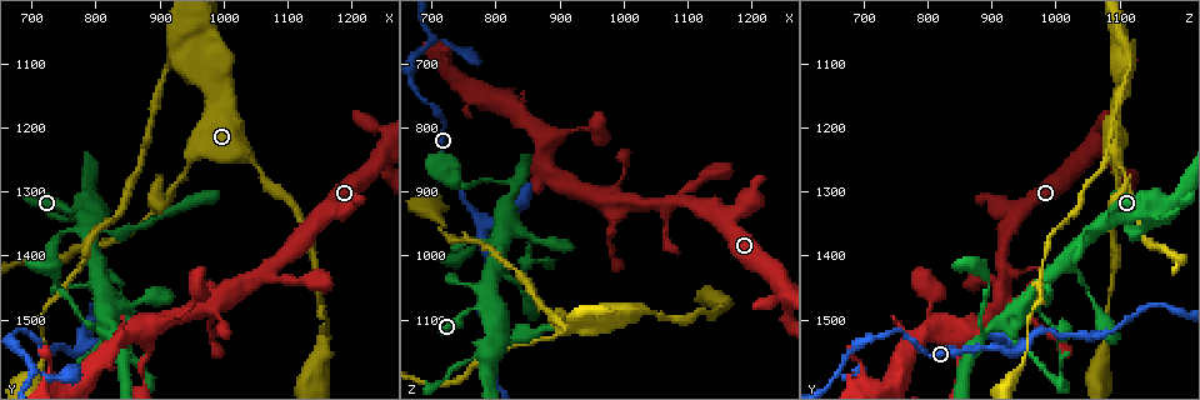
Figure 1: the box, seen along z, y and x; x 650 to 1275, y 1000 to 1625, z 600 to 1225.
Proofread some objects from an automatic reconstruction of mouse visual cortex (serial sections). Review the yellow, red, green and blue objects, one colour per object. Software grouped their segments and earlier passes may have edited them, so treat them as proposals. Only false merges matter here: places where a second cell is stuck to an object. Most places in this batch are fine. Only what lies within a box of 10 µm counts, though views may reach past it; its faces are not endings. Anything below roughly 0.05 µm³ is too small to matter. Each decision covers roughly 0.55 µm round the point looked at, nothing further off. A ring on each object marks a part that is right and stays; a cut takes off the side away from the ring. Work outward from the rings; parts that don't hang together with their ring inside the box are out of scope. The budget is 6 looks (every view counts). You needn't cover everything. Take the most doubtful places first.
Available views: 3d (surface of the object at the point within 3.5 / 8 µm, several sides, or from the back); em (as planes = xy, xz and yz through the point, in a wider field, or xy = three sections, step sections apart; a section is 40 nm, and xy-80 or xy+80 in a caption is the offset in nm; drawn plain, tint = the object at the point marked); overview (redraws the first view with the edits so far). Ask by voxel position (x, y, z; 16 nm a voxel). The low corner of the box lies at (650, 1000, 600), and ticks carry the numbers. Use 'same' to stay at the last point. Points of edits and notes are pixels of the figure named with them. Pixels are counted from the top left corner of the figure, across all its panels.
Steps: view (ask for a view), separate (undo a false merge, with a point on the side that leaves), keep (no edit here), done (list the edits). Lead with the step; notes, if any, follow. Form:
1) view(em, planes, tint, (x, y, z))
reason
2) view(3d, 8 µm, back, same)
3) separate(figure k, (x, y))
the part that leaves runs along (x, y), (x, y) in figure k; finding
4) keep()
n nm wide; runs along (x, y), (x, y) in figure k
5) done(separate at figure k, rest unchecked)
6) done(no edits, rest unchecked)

view(3d, 8 µm, (910, 1115, 1115))
sharp bend

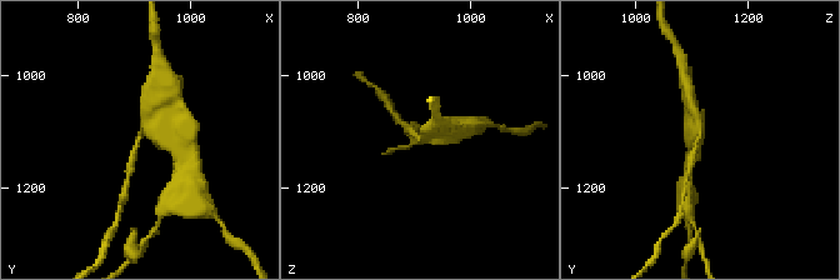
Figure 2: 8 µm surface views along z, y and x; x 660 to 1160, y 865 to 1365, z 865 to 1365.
view(3d, 3.5 µm, same)
zoom in

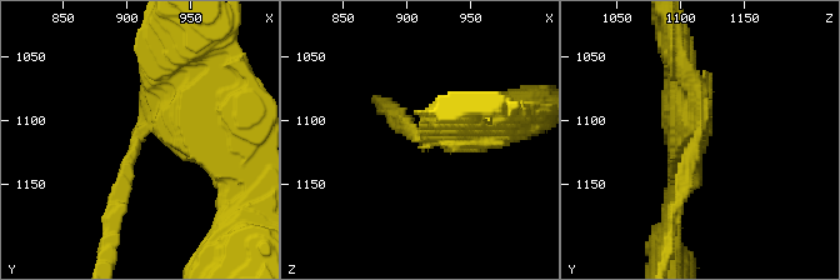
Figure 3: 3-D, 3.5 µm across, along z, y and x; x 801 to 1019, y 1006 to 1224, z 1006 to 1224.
view(em, xy, step 5, tint, (912, 1110, 1118))
arms of 200, 450 nm

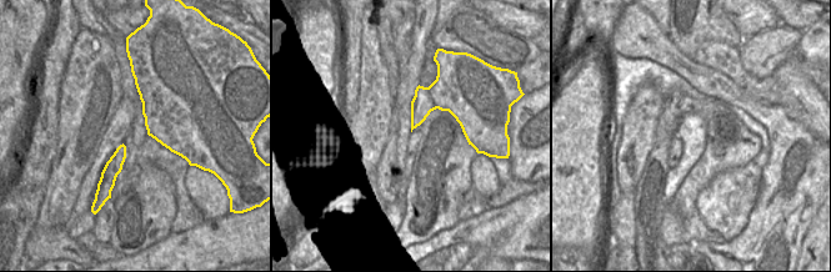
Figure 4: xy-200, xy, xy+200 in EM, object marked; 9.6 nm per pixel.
keep()
190 nm wide; runs along (215, 155), (189, 129), (146, 129), (116, 205) in figure 3; one cell here

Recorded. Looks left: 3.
view(3d, 3.5 µm, (705, 1580, 665))
three arms meet

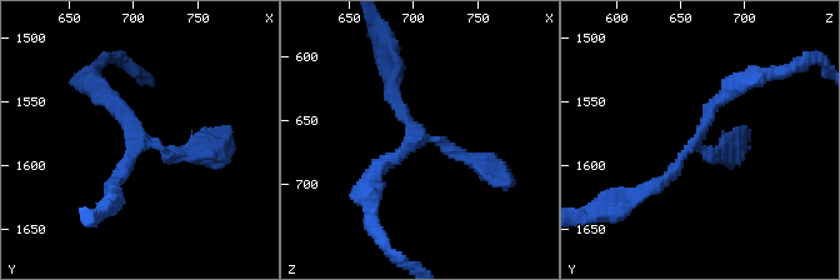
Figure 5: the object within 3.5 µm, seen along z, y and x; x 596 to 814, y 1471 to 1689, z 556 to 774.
view(em, xy, step 5, tint, (706, 1578, 664))
3 arms; arms of 150, 200, 200 nm

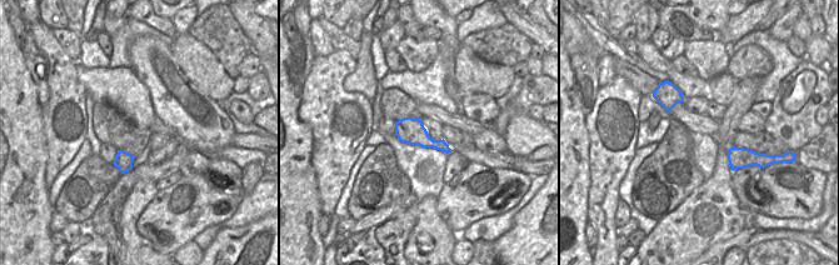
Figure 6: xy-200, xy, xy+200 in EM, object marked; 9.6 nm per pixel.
view(em, xy, step 3, tint, same)
cut it another way

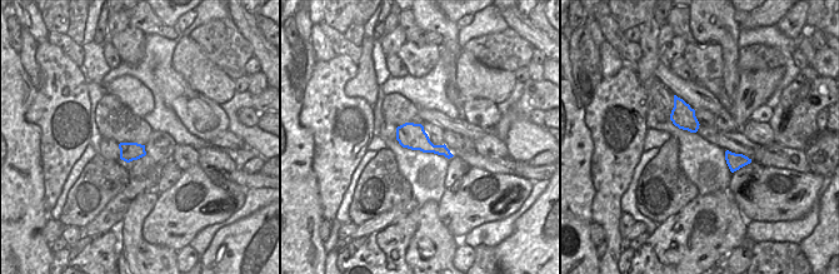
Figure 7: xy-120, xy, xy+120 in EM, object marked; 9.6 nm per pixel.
keep()
runs along (90, 83), (148, 144), (209, 148) in figure 5; continuous, no second cell

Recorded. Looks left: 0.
done(no edits, rest unchecked)

